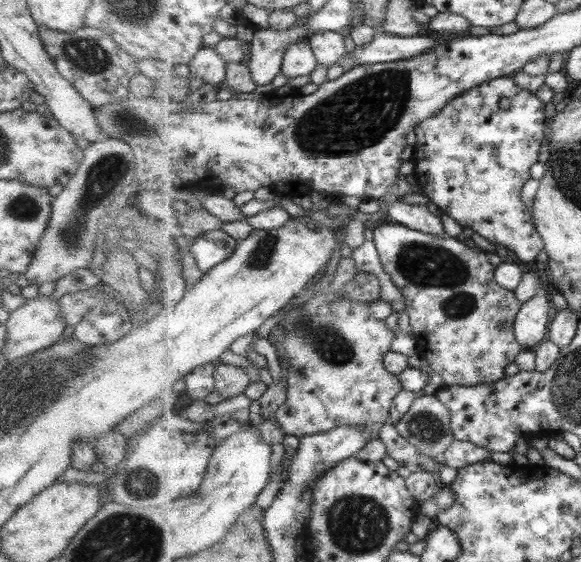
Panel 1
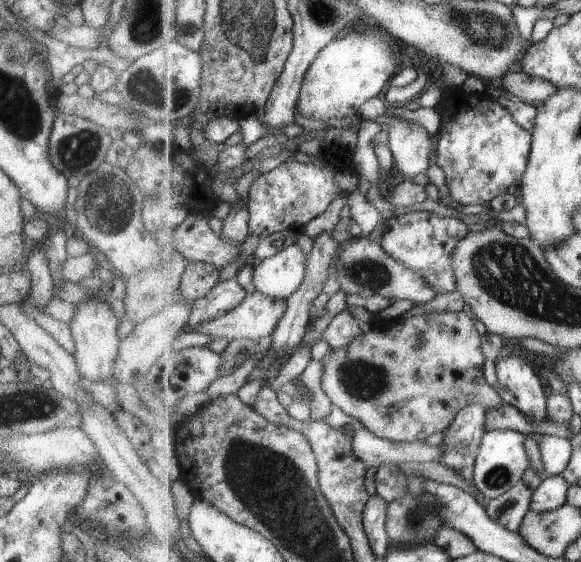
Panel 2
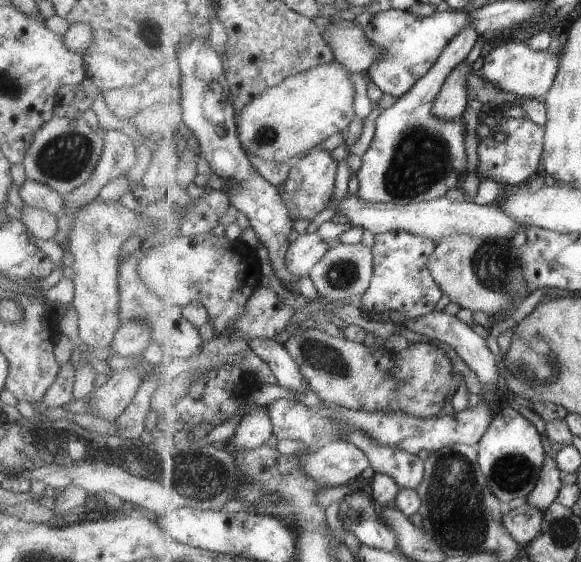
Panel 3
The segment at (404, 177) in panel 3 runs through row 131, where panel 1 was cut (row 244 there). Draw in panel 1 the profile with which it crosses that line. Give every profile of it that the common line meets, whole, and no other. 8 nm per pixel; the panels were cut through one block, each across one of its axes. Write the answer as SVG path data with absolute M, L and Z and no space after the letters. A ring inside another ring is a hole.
M392 221L385 222L381 226L377 226L374 230L373 238L381 255L381 262L383 263L386 274L391 276L393 282L401 288L403 295L405 295L406 312L409 315L409 323L411 326L411 332L417 340L418 352L423 354L425 360L429 360L431 370L437 374L444 382L444 386L482 386L482 384L495 383L503 378L506 378L506 371L509 364L516 363L518 354L525 350L522 344L517 340L515 323L519 311L522 310L524 303L518 299L515 292L511 289L503 287L496 280L496 267L489 262L489 254L478 250L476 247L469 247L463 243L463 236L451 237L445 234L445 236L433 236L431 233L419 232L412 228L407 228L402 224Z

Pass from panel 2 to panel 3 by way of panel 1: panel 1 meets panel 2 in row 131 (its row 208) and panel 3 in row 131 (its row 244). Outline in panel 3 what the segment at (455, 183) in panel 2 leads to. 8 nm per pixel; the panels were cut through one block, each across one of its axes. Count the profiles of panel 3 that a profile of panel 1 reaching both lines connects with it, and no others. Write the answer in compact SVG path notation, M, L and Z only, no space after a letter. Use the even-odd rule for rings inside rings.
M527 117L521 119L508 118L503 122L501 121L500 130L500 133L506 136L504 142L499 142L497 138L499 132L494 132L491 138L479 140L477 177L491 178L491 180L505 186L521 186L529 180L531 174L534 174L537 166L542 164L542 154L546 144L545 129Z

